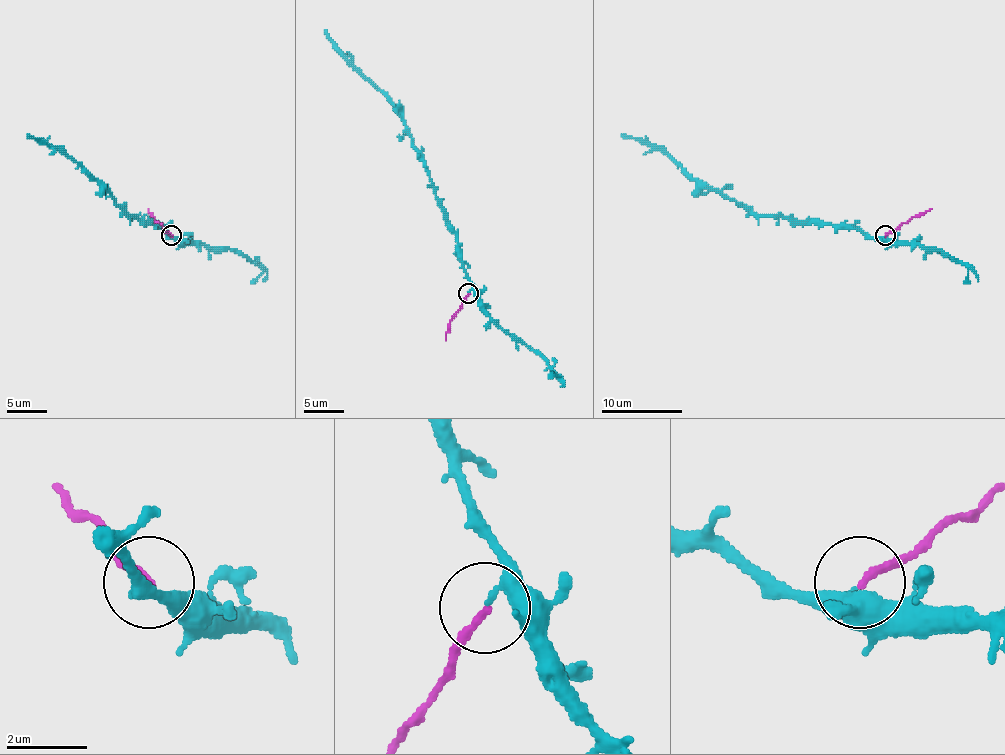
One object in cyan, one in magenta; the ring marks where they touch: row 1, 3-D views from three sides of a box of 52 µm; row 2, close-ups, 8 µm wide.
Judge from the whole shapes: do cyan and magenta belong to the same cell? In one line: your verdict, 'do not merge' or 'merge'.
do not merge

